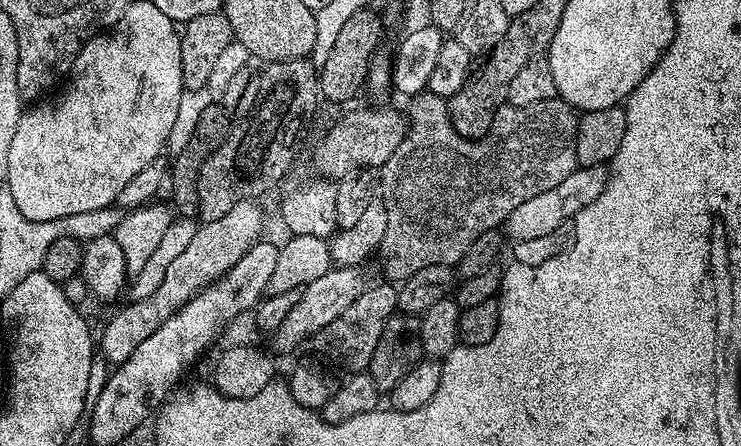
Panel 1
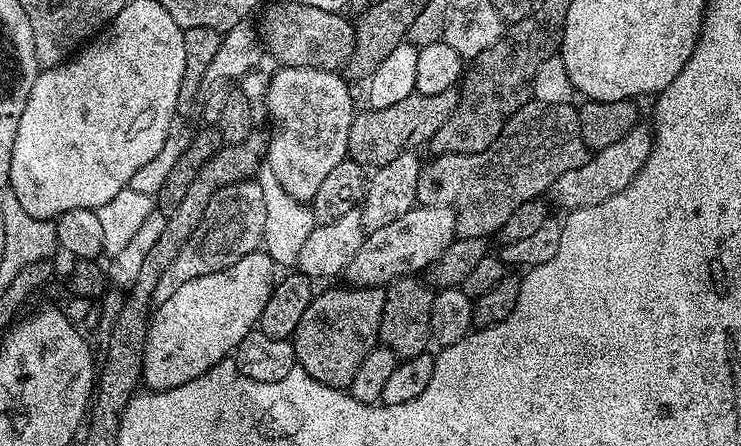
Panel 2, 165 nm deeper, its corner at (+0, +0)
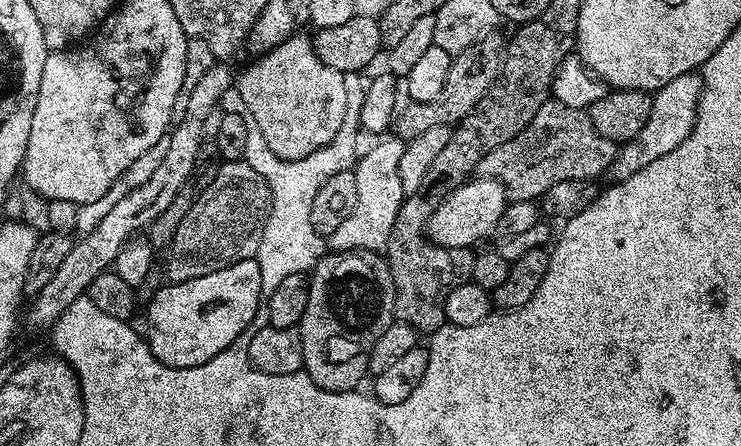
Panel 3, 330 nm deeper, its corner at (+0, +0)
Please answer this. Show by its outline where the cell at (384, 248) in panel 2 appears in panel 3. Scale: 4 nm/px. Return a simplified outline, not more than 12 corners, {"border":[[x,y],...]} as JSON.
{"border":[[469,178],[434,210],[428,239],[472,248],[495,233],[510,197]]}

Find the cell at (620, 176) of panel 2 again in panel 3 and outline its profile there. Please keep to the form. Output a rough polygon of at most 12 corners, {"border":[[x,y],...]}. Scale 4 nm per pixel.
{"border":[[699,71],[678,74],[652,96],[650,119],[619,145],[613,181],[638,174],[690,138]]}

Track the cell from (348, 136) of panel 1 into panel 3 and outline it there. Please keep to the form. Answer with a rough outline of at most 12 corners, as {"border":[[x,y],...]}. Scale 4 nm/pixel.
{"border":[[499,31],[455,53],[446,86],[394,117],[407,142],[455,126],[500,77]]}

